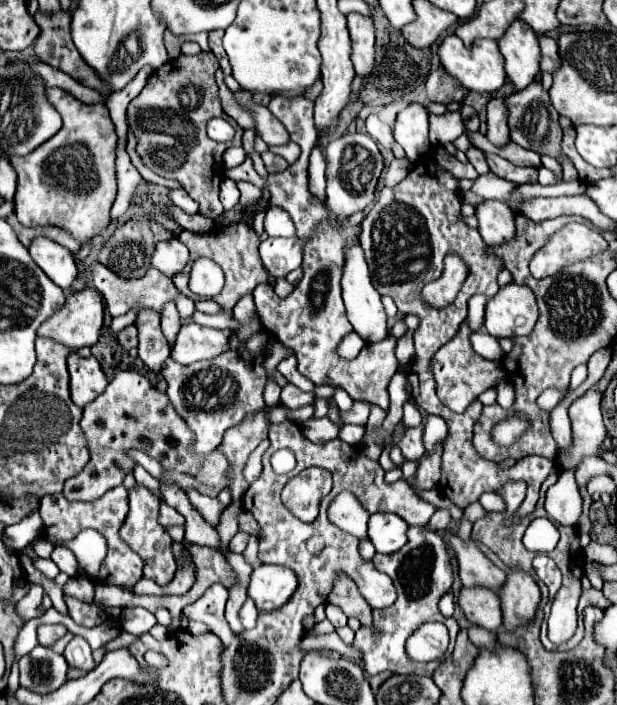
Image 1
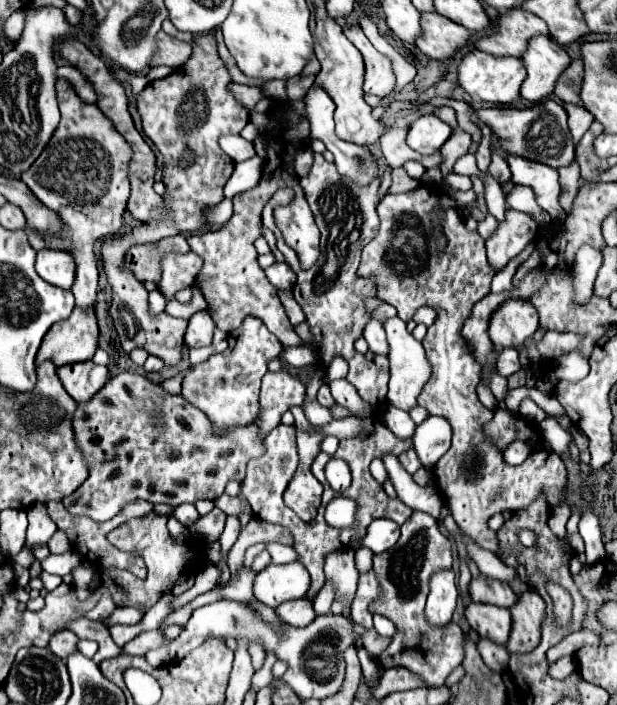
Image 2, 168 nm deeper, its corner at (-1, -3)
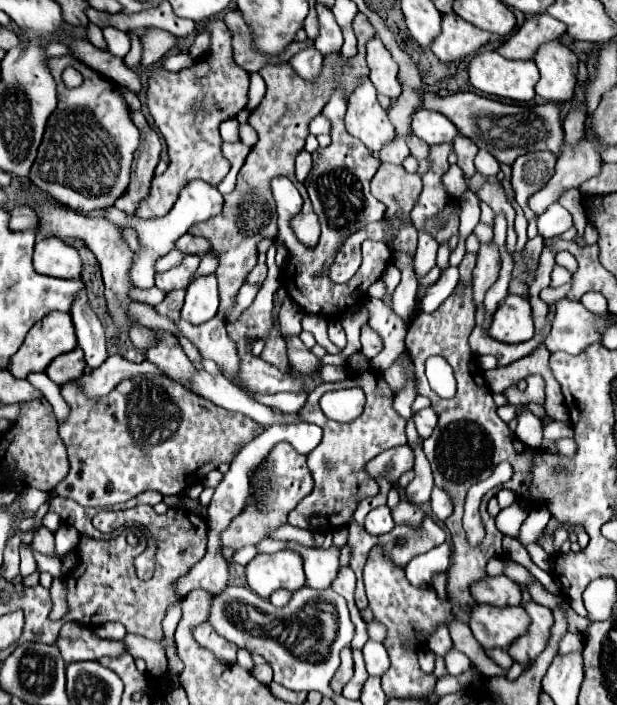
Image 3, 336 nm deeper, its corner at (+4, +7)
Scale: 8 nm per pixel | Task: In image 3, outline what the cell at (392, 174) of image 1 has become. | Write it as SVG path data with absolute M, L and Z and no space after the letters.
M381 164L371 180L371 194L387 206L385 220L391 224L395 216L407 216L411 220L411 208L421 192L421 176L409 174L403 166Z

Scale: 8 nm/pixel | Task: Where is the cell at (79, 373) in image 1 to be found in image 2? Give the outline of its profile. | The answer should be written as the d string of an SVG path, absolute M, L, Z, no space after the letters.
M92 360L60 366L58 376L60 376L66 392L76 402L88 402L110 378L108 368L98 366Z

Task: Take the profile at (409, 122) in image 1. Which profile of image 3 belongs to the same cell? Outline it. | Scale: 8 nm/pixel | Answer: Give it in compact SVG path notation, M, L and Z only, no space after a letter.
M417 110L413 116L413 134L425 140L427 144L445 144L453 142L459 130L439 112Z

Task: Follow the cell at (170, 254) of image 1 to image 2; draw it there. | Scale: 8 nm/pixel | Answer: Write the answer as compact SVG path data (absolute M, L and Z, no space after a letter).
M168 252L164 254L160 264L162 264L160 290L168 298L174 298L174 294L186 286L192 286L196 280L196 274L202 268L202 260L194 252L188 252L188 254Z

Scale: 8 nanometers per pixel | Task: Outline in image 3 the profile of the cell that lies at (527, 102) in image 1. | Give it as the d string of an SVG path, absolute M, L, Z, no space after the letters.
M423 92L421 108L441 112L447 116L457 130L473 140L479 150L487 150L499 162L511 166L523 154L537 150L551 150L559 156L563 144L563 128L559 120L559 106L547 104L507 104L499 100L489 100L473 92L455 92L449 96L439 96L433 92Z

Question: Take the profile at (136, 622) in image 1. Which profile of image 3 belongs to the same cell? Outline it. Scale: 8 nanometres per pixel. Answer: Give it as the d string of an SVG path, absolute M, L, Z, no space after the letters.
M248 545L240 549L239 552L233 556L233 560L237 560L239 564L246 566L247 562L252 560L257 554L257 547L255 545Z

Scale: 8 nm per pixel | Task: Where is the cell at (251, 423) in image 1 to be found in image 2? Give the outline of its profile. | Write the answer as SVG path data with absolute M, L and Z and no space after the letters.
M288 370L282 372L268 372L262 380L260 392L260 414L256 418L256 426L260 426L260 438L268 436L278 424L282 414L294 406L302 404L306 396L306 386L302 384L300 376L290 374Z

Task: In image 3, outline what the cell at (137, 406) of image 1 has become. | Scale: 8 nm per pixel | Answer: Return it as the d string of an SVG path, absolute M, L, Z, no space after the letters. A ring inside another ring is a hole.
M151 374L135 376L135 384L133 384L133 380L123 380L123 382L117 384L107 396L101 396L101 398L95 398L95 400L85 398L85 394L81 392L81 388L79 388L77 384L67 382L67 384L63 384L63 388L61 388L61 396L67 400L67 404L69 404L69 408L71 408L71 414L69 414L67 422L59 426L59 436L61 436L61 440L65 442L67 452L69 452L71 470L69 470L69 474L57 484L55 490L57 490L57 494L63 496L63 498L71 498L71 500L79 502L81 506L93 506L93 508L107 508L107 506L113 506L113 504L127 502L129 498L135 498L137 494L141 494L141 492L145 492L145 490L157 490L157 492L161 492L161 494L179 494L179 492L187 490L193 482L203 480L211 470L219 468L219 464L231 462L233 456L239 452L239 448L253 440L253 430L255 430L255 426L257 426L251 418L247 418L247 416L243 416L243 414L239 414L239 412L229 412L229 410L225 410L225 408L221 408L221 406L215 406L213 402L203 400L201 396L193 394L191 390L183 388L179 382L175 382L175 380L171 380L171 378L163 376L163 374L159 374L159 376L151 376ZM131 414L135 414L135 428L129 426L129 416L131 416Z

